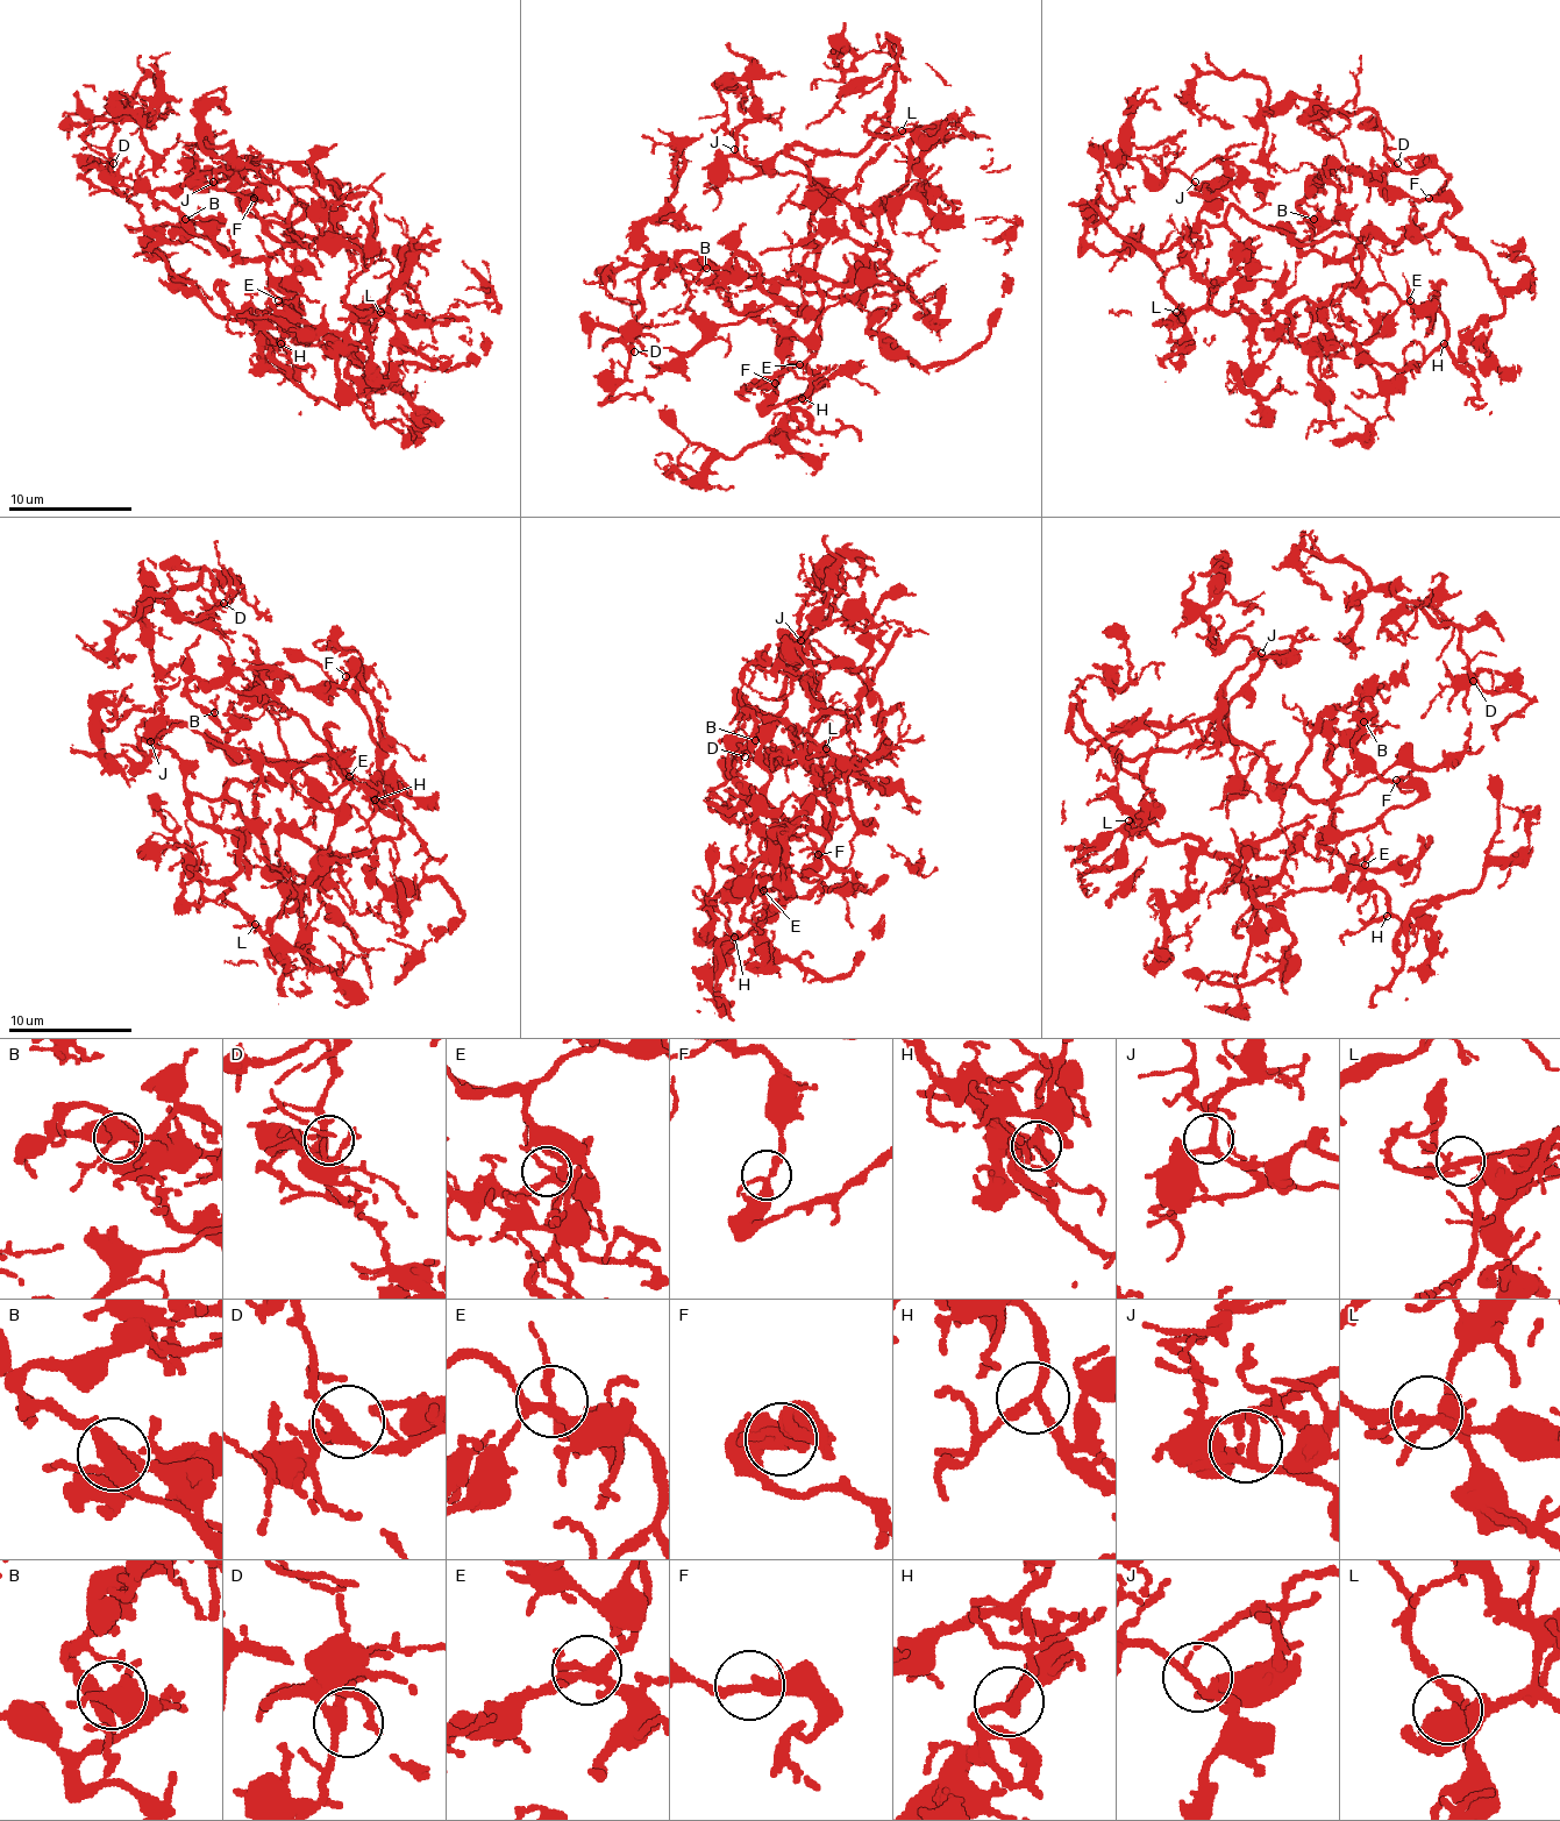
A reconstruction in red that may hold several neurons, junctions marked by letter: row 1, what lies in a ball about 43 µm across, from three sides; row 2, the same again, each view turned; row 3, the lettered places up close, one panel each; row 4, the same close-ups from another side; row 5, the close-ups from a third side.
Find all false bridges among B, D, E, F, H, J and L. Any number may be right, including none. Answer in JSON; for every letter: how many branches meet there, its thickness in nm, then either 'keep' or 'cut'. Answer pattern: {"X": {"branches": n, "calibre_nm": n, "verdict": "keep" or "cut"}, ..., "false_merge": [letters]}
{"B": {"branches": 3, "calibre_nm": 380, "verdict": "keep"}, "D": {"branches": 3, "calibre_nm": 280, "verdict": "keep"}, "E": {"branches": 4, "calibre_nm": 240, "verdict": "keep"}, "F": {"branches": 3, "calibre_nm": 280, "verdict": "keep"}, "H": {"branches": 3, "calibre_nm": 240, "verdict": "keep"}, "J": {"branches": 3, "calibre_nm": 200, "verdict": "keep"}, "L": {"branches": 6, "calibre_nm": 240, "verdict": "keep"}, "false_merge": []}

